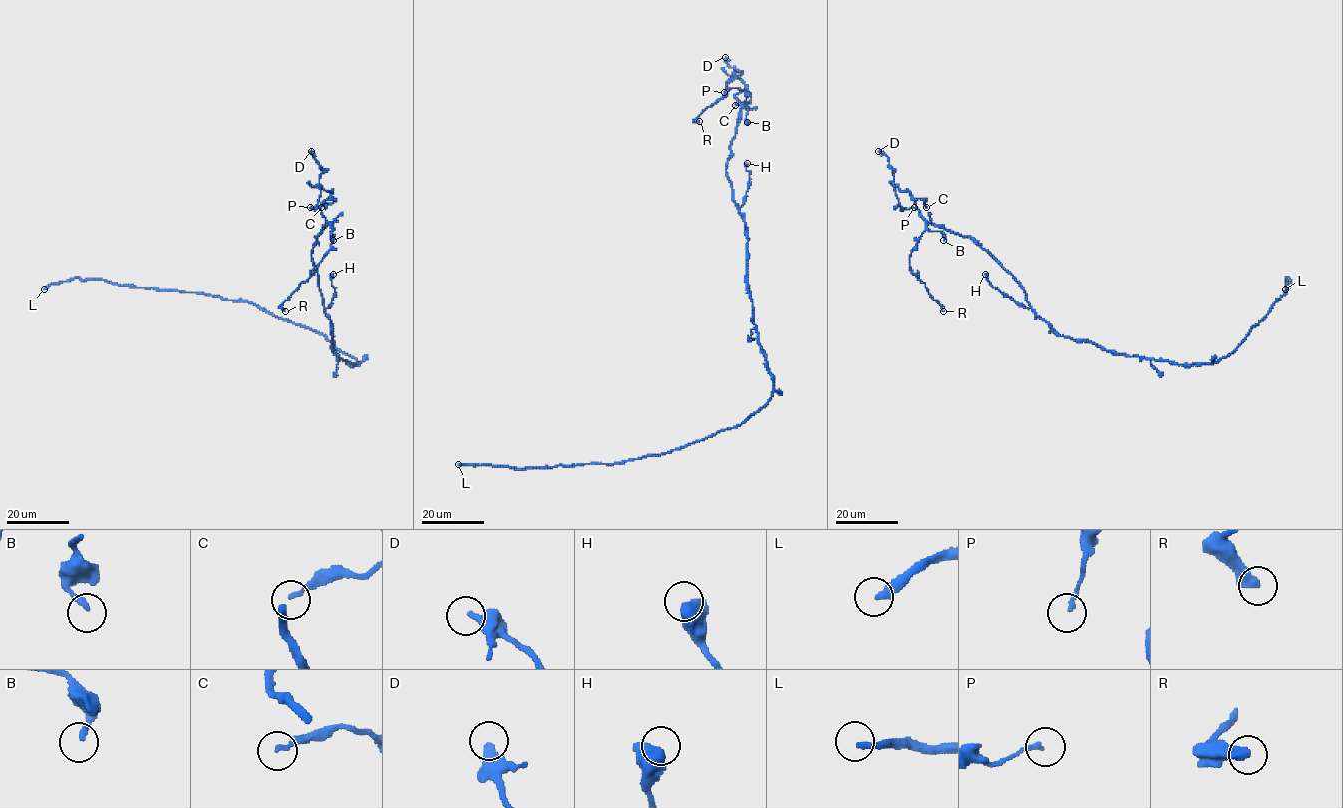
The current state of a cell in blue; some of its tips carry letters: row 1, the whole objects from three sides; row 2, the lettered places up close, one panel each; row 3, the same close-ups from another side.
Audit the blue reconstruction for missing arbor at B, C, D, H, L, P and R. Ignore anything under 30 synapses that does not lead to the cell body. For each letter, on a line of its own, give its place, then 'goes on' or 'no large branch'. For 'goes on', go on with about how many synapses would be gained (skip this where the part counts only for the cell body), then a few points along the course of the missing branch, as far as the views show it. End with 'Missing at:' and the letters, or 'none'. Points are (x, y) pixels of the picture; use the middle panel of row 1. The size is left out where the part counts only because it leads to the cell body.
B: place (747, 122); no large branch
C: place (735, 105); no large branch
D: place (725, 57); no large branch
H: place (747, 163); no large branch
L: place (458, 464); goes on; 400 synapses
P: place (724, 92); no large branch
R: place (699, 121); no large branch
Missing at: L

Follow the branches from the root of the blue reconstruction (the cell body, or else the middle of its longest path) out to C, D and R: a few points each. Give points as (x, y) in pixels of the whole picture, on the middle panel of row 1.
C: (758, 340), (746, 277), (746, 224), (726, 173), (741, 109), (735, 95), (745, 91), (751, 100), (735, 105)
D: (758, 340), (746, 277), (746, 224), (733, 200), (726, 173), (741, 109), (735, 95), (746, 86), (725, 57)
R: (758, 340), (746, 277), (746, 224), (726, 173), (745, 92), (730, 88), (698, 116), (699, 121)

